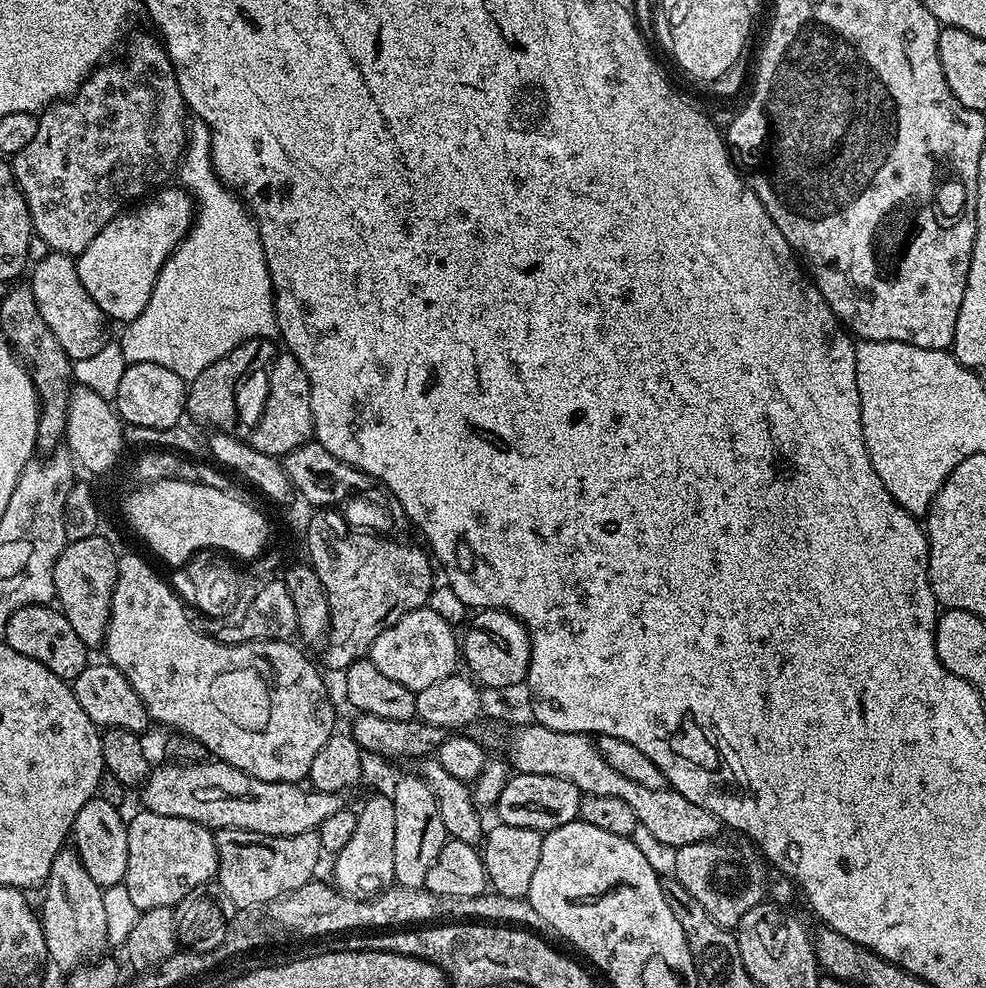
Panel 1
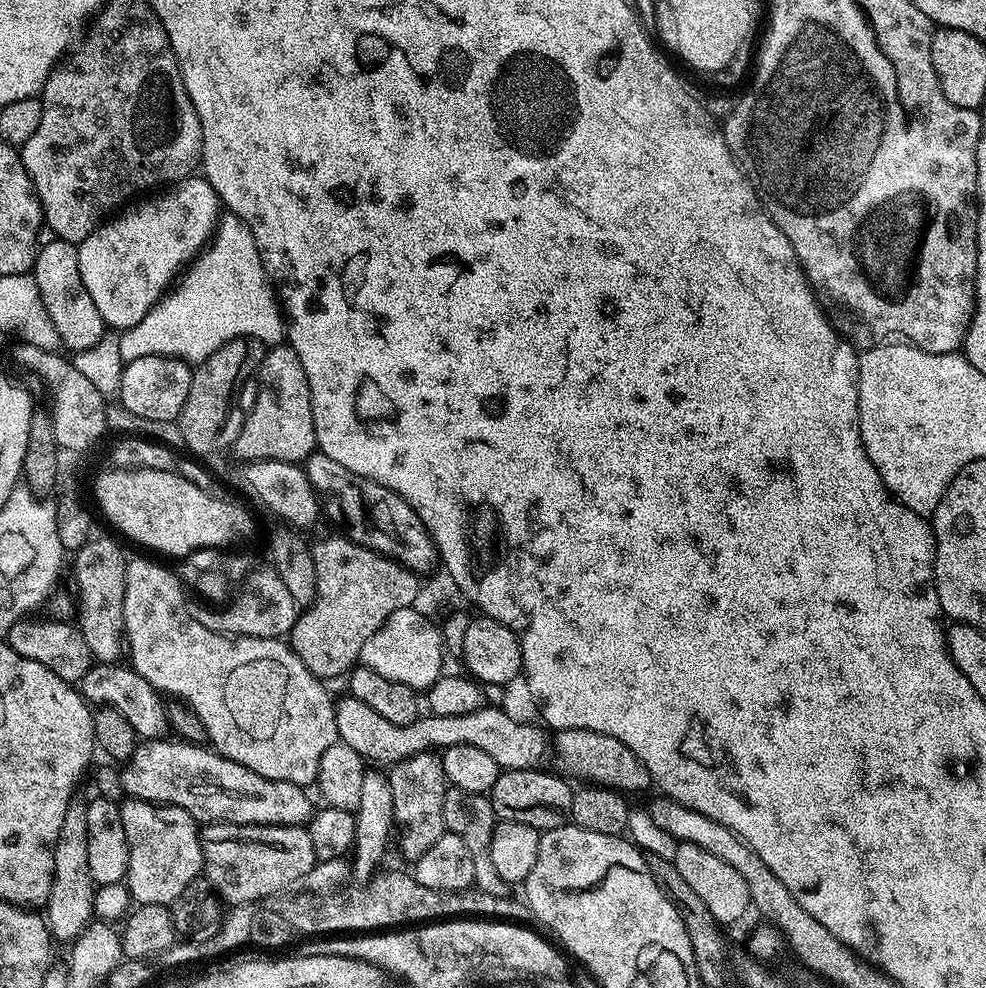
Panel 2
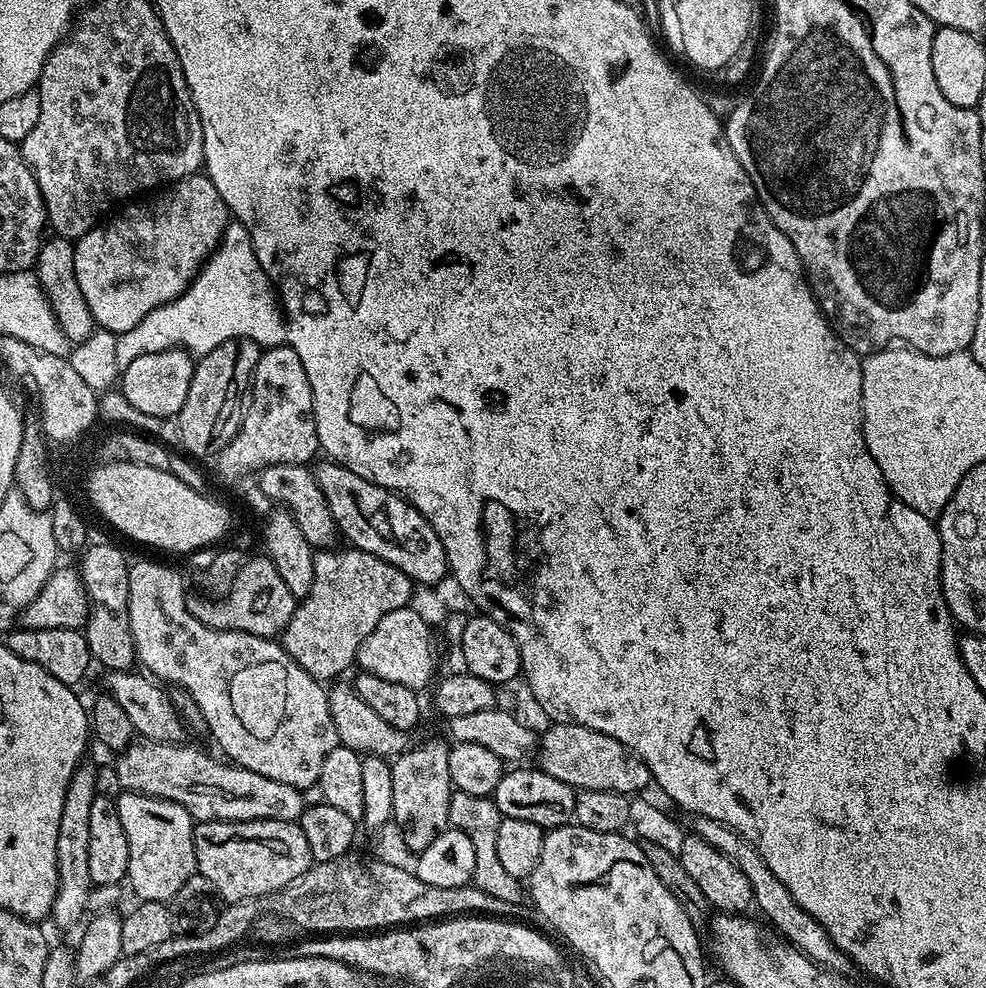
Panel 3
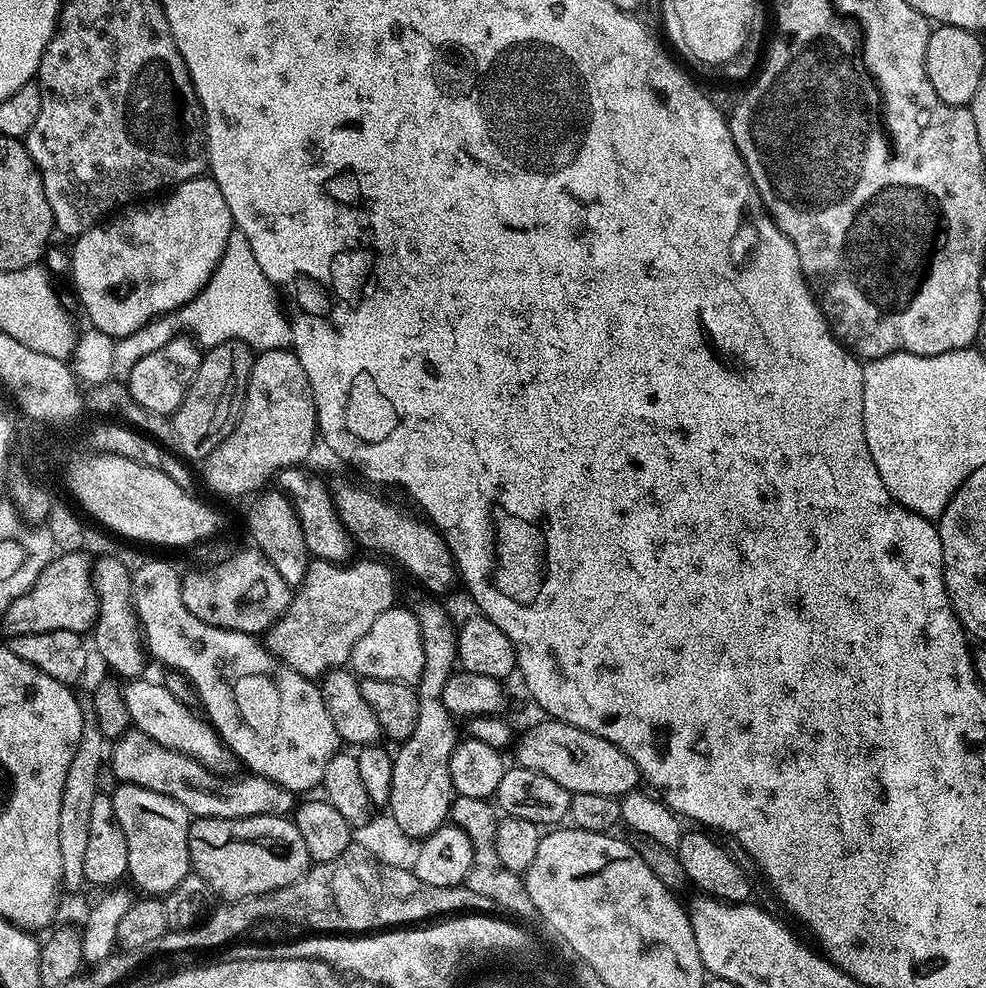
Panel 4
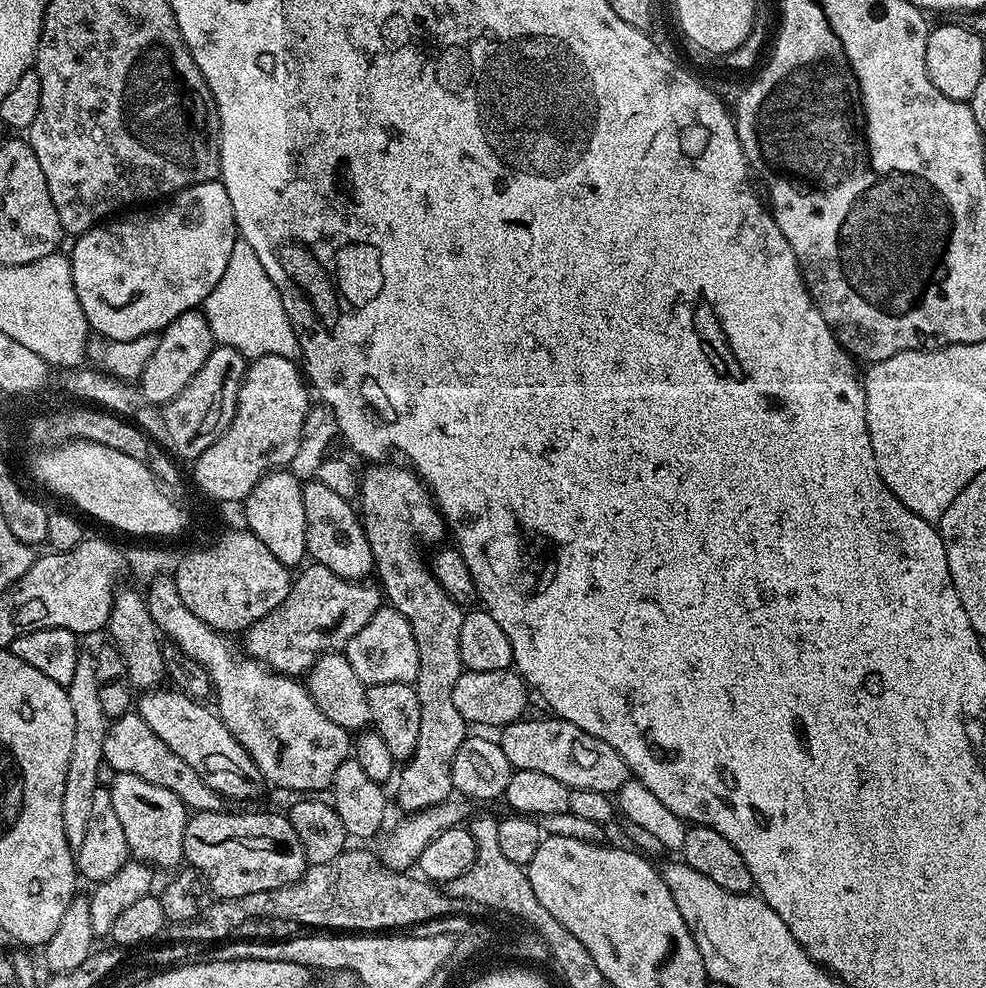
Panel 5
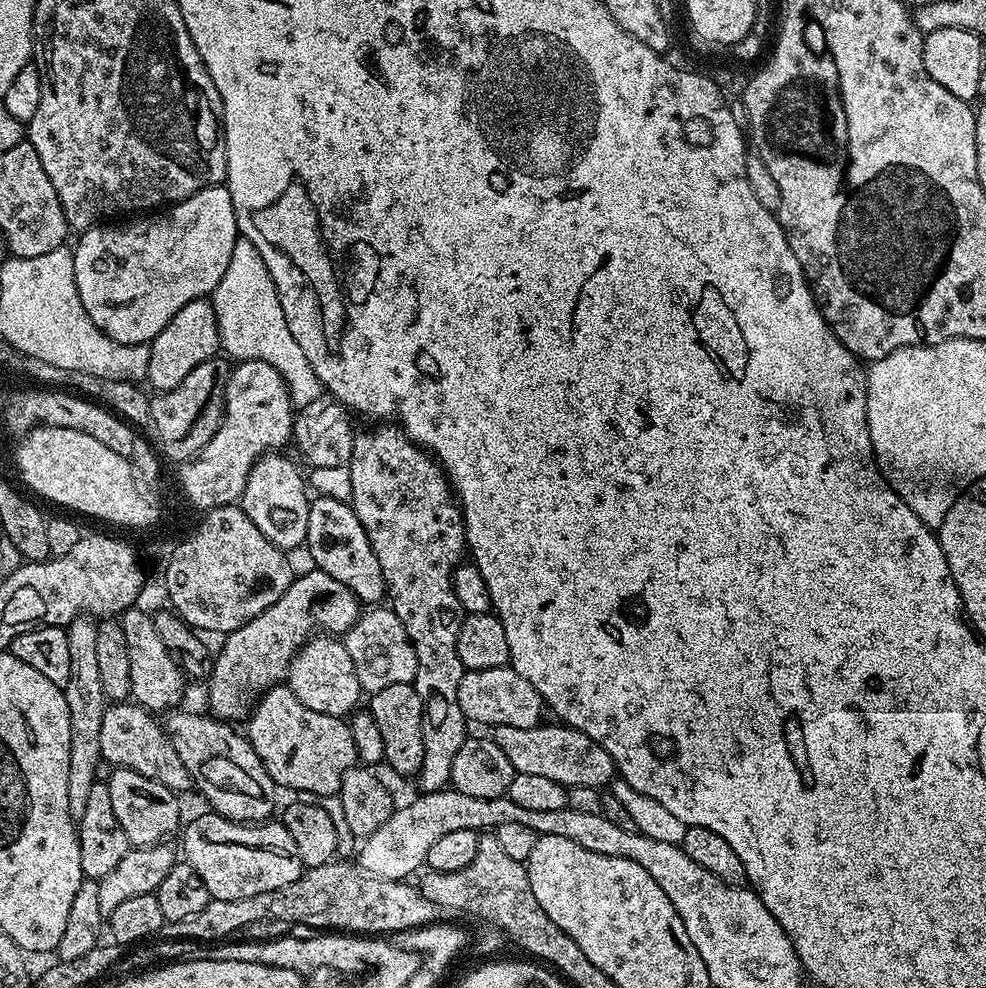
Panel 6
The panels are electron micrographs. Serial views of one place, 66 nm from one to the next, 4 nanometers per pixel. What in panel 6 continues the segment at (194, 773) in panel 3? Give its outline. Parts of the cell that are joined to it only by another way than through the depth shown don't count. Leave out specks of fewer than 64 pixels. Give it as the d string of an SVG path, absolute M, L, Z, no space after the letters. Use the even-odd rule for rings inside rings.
M109 703L102 714L100 732L100 758L110 762L113 768L134 770L177 794L183 794L187 788L193 787L192 775L186 770L186 762L178 758L178 750L174 750L172 738L164 731L163 723L141 704Z

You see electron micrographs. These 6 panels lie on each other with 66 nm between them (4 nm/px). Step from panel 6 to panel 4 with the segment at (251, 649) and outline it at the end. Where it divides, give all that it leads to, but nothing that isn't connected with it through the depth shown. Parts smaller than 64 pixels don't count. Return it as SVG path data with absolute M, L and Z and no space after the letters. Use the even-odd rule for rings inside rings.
M313 559L304 581L293 591L288 609L268 629L268 651L298 674L320 678L347 665L352 659L354 642L374 626L378 614L386 614L397 603L396 580L386 565L379 564L384 562L358 560L341 566Z

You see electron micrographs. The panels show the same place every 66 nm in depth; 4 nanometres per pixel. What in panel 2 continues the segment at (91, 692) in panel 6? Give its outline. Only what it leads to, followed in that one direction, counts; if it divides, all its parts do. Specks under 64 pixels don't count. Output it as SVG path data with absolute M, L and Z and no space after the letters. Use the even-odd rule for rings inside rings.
M74 802L66 810L66 819L62 822L62 830L58 830L52 853L54 878L46 901L46 923L48 931L57 941L71 942L82 935L85 928L94 920L92 907L96 888L90 874L90 854L86 854L86 807L83 803Z

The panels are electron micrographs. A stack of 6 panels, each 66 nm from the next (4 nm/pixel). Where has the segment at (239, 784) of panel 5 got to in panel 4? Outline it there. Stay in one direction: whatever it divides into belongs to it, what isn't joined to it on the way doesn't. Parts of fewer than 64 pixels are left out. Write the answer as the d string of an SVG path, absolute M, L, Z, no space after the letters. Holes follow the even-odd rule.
M132 678L123 685L126 706L130 710L132 728L138 732L145 732L154 742L166 746L170 750L180 752L191 760L196 760L206 766L217 776L232 778L241 771L240 759L224 744L224 739L217 734L215 728L203 715L195 716L193 709L187 704L178 702L170 690L162 682L156 684L149 678Z

